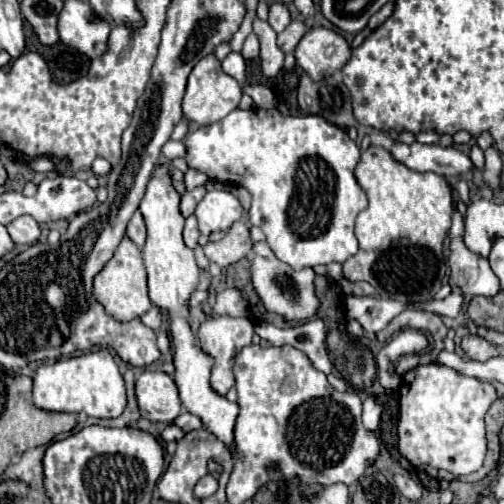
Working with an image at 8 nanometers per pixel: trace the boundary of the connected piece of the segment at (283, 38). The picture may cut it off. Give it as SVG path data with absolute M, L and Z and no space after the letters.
M291 21L289 27L285 27L279 35L277 35L277 45L283 53L293 53L295 51L295 45L299 43L299 39L303 37L305 33L305 25L301 21Z

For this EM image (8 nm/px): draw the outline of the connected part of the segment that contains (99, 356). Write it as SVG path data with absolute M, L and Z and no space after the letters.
M107 349L61 359L53 365L41 365L33 377L33 405L45 411L85 411L91 417L119 417L125 409L125 403L127 397L123 377Z

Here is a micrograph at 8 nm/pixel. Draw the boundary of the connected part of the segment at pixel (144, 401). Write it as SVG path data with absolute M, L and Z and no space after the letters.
M143 371L135 381L135 393L143 419L169 423L181 413L181 401L175 383L163 371Z

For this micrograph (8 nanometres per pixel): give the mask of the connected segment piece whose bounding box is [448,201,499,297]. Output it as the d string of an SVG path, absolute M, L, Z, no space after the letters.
M453 201L453 217L449 230L451 253L448 264L450 267L450 283L459 287L465 295L485 295L491 297L499 293L499 279L491 273L489 261L469 251L463 242L464 219L457 211L457 203Z

